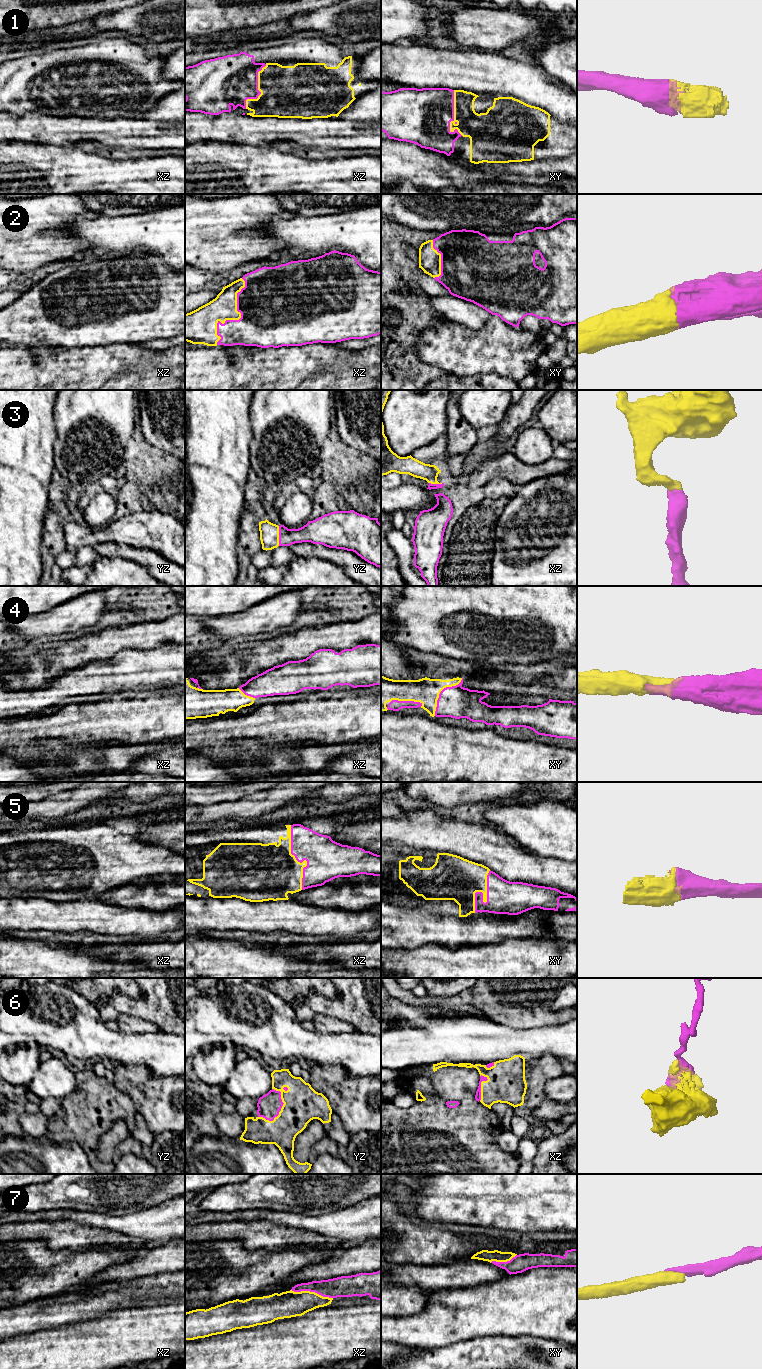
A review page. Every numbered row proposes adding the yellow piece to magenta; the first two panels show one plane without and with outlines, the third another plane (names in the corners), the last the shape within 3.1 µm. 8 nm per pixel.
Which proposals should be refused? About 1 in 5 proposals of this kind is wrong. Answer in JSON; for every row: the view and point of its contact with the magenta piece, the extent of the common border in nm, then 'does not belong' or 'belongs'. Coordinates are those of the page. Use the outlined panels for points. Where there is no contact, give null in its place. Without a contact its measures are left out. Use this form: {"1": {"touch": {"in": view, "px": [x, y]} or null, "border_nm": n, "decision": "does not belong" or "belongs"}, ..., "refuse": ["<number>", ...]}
{"1": {"touch": {"in": "xy", "px": [453, 116]}, "border_nm": 380, "decision": "belongs"}, "2": {"touch": {"in": "xz", "px": [237, 320]}, "border_nm": 600, "decision": "belongs"}, "3": {"touch": {"in": "yz", "px": [279, 536]}, "border_nm": 160, "decision": "belongs"}, "4": {"touch": {"in": "xy", "px": [440, 692]}, "border_nm": 380, "decision": "belongs"}, "5": {"touch": {"in": "xz", "px": [298, 861]}, "border_nm": 550, "decision": "belongs"}, "6": {"touch": {"in": "xz", "px": [480, 1085]}, "border_nm": 220, "decision": "belongs"}, "7": {"touch": {"in": "xz", "px": [312, 1291]}, "border_nm": 340, "decision": "belongs"}, "refuse": []}

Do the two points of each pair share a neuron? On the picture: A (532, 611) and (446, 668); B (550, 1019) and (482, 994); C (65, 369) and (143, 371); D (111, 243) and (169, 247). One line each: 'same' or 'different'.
A: different
B: same
C: different
D: same

